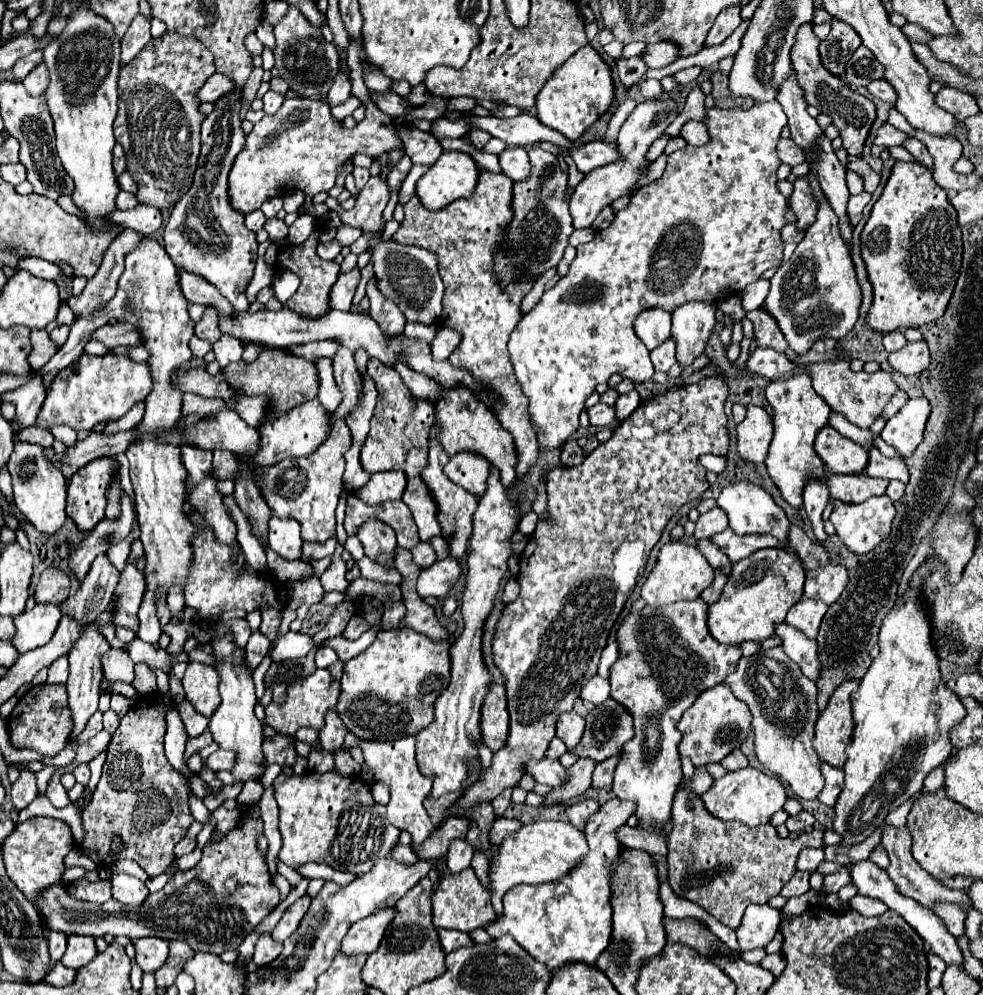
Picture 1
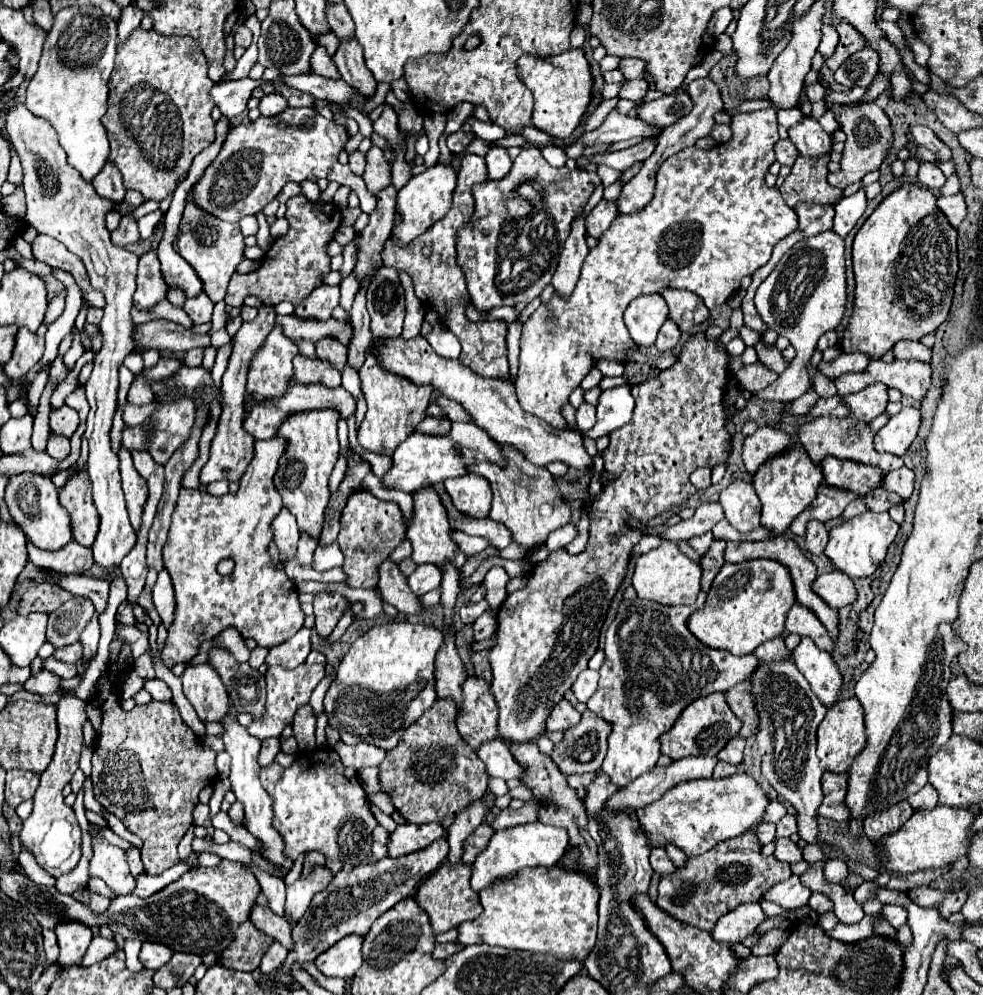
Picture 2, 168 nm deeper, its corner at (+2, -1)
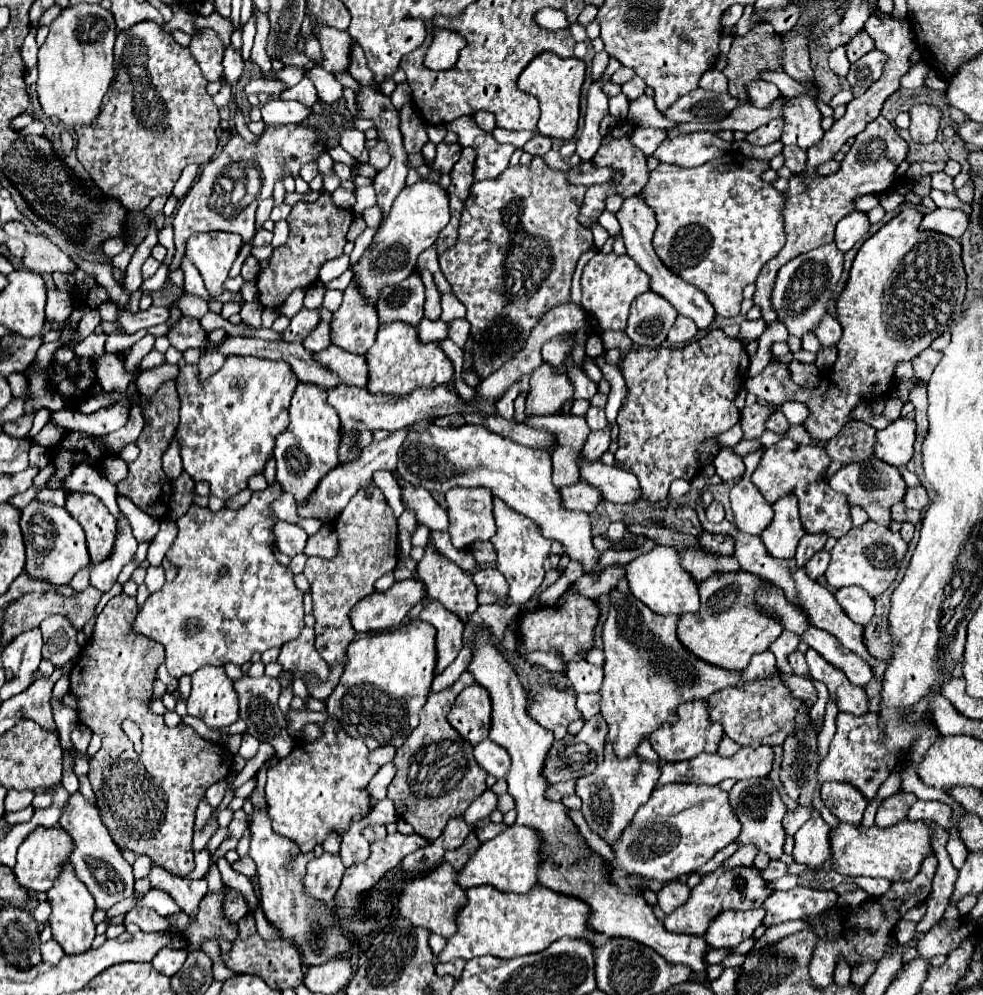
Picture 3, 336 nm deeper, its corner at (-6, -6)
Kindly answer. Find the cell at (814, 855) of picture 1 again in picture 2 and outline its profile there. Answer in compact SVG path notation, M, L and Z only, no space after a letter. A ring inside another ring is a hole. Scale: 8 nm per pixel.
M775 838L775 852L773 852L773 856L783 860L783 862L795 864L795 862L801 860L801 848L797 844L793 844L789 838Z

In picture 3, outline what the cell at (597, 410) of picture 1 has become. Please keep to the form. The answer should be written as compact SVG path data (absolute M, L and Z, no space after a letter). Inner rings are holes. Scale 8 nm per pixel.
M589 407L589 411L585 413L585 419L587 419L587 425L591 431L595 429L603 429L607 425L605 421L605 411L599 409L599 407Z

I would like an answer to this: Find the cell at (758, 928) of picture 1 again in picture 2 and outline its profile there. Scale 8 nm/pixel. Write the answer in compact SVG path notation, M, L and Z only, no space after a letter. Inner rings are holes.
M757 902L743 904L727 912L723 918L719 918L719 922L715 924L715 930L711 930L711 936L723 944L741 942L743 938L751 936L763 920L765 920L765 914Z

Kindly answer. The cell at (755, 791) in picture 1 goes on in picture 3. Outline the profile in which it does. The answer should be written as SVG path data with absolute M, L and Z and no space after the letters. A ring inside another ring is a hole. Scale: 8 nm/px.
M673 783L659 787L651 799L635 813L635 819L623 831L623 839L613 847L617 861L611 863L611 881L619 889L645 889L647 885L633 875L657 881L671 881L705 865L717 851L733 843L741 833L741 821L733 813L729 793L717 785Z

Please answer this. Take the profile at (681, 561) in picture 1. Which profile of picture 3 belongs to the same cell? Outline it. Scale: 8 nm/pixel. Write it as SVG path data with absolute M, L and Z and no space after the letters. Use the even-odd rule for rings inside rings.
M653 547L647 555L641 555L627 563L627 581L631 593L643 601L651 611L659 615L683 615L683 613L695 613L699 611L699 585L695 579L691 579L689 571L681 565L681 555L675 547Z

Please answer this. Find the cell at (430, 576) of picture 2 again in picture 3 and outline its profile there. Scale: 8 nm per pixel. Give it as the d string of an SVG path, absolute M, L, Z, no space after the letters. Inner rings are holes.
M421 579L397 581L389 591L375 591L369 599L359 601L351 611L351 623L357 633L381 631L397 627L409 609L421 603L425 597L425 585Z

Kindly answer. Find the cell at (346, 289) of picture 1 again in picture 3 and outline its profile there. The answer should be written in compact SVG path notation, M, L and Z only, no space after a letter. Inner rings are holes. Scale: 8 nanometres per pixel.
M301 309L293 319L291 325L283 331L283 339L289 343L303 343L305 337L319 325L321 315L319 309Z

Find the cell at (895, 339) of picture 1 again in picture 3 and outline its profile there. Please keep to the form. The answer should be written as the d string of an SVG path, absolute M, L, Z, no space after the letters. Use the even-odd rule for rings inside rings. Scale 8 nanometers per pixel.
M927 349L927 351L921 351L913 361L913 369L915 369L915 377L917 379L923 379L923 381L929 381L935 365L939 363L941 359L941 351L935 351L935 349Z

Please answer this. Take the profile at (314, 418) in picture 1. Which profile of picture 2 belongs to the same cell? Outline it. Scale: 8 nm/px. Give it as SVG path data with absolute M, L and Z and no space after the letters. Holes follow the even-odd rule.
M271 438L271 440L257 440L255 442L255 458L251 460L247 472L239 480L237 494L225 494L225 496L211 496L201 494L199 490L181 490L177 506L171 516L171 528L169 538L163 546L163 566L171 574L173 590L175 590L175 618L171 626L167 628L167 638L161 650L161 660L167 668L173 668L175 664L183 662L189 664L195 654L199 652L199 646L205 640L213 640L227 628L235 628L241 632L243 640L253 638L257 646L273 648L287 638L291 638L299 628L303 628L305 614L301 610L295 584L285 576L283 570L277 570L275 562L267 554L269 544L273 540L271 534L271 522L275 514L279 514L281 506L281 494L273 486L273 476L277 470L277 462L281 454L285 452L283 438ZM223 558L231 558L235 562L235 568L229 576L221 576L215 568Z

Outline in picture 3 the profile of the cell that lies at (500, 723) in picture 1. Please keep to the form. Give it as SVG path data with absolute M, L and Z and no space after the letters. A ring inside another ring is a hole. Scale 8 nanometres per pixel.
M477 683L463 689L449 711L449 723L473 745L487 739L491 729L491 699L487 691Z

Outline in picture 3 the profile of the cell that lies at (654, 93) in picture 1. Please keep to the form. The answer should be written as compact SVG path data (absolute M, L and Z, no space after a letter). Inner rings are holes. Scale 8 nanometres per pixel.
M631 79L631 81L627 81L625 85L623 85L623 93L627 95L627 99L629 101L635 101L637 97L641 97L643 93L645 93L645 83L643 83L643 79Z

